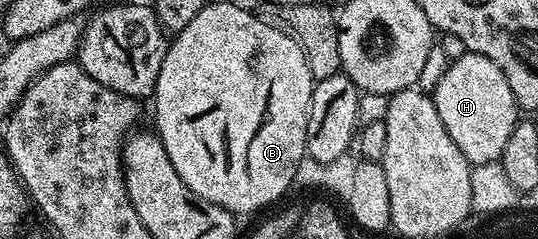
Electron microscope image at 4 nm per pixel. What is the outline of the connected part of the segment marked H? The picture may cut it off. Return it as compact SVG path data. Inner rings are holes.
M472 53L452 60L439 85L431 94L433 103L439 109L439 121L443 121L443 129L451 133L451 141L459 145L459 153L463 153L470 165L496 163L500 160L503 149L511 137L511 129L515 129L519 121L519 108L515 101L515 93L511 93L511 85L507 85L507 77L503 77L503 69L499 69L495 61L487 61L487 57Z

